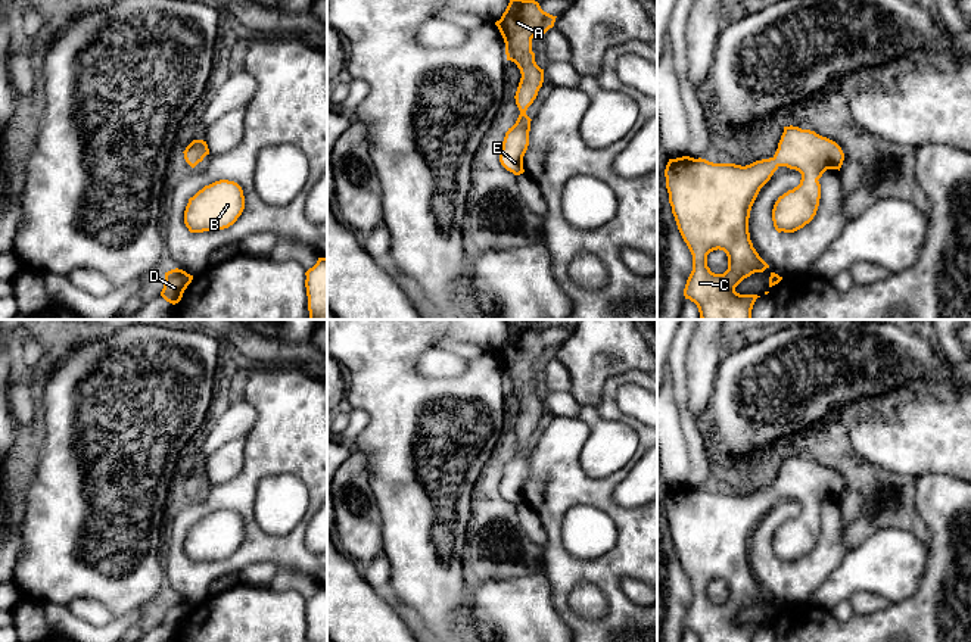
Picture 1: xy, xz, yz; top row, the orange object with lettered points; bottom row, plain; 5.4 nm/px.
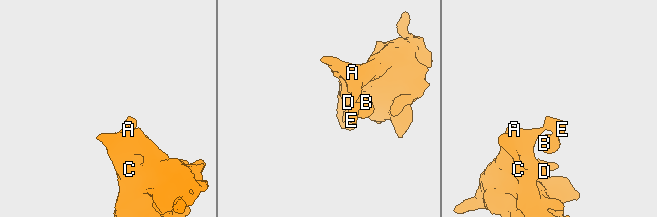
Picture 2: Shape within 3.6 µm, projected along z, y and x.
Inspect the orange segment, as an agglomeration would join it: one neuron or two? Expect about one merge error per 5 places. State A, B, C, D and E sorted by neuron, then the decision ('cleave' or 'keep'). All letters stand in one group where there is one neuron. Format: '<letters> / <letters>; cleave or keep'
A B C D E; keep

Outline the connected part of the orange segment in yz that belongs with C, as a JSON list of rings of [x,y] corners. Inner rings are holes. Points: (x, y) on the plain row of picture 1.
[[[793,455],[784,456],[778,479],[772,487],[746,496],[713,493],[690,486],[669,489],[665,499],[669,533],[678,560],[693,585],[693,601],[684,618],[685,629],[694,632],[698,642],[751,642],[756,629],[760,626],[740,624],[735,617],[751,604],[769,598],[753,577],[749,562],[750,540],[760,518],[779,496],[802,504],[800,514],[779,526],[772,539],[775,560],[778,562],[794,562],[816,545],[821,529],[818,509],[827,499],[840,501],[843,490],[844,483],[835,471]],[[718,579],[728,586],[728,599],[723,604],[715,604],[707,596],[707,585]]]

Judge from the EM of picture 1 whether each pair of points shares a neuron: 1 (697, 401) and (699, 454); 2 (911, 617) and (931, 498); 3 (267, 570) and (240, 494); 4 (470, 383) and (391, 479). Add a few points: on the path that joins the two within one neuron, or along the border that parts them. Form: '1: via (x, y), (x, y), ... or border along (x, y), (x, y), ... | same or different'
1: border along (687, 383), (691, 411), (696, 417) | different
2: via (937, 588), (937, 582), (942, 577), (942, 527) | same
3: border along (277, 567), (271, 563), (251, 563), (239, 575) | different
4: via (439, 396), (420, 404), (407, 448) | same

